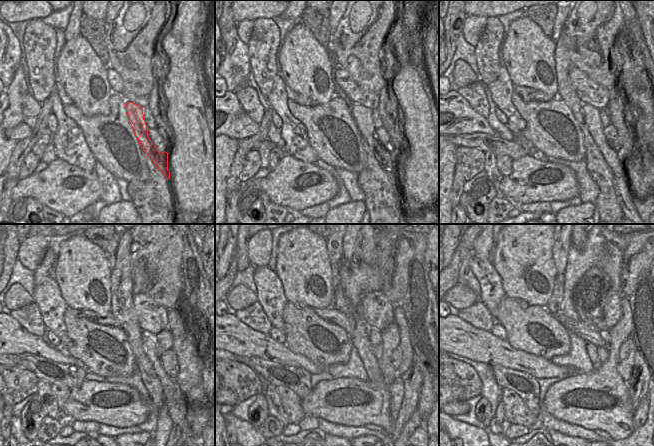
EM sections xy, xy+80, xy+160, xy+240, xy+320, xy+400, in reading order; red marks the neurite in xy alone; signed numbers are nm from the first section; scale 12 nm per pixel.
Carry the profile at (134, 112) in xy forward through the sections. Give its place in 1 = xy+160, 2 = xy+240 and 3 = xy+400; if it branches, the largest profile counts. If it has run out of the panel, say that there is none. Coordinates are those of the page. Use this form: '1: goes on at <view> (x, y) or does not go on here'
1: goes on at xy+160 (620, 182)
2: goes on at xy+240 (176, 408)
3: goes on at xy+400 (604, 334)

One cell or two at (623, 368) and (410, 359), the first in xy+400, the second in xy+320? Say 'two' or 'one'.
one

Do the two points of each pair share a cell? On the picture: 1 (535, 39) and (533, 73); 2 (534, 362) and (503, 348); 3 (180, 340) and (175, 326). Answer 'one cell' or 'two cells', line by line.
1: one cell
2: one cell
3: one cell

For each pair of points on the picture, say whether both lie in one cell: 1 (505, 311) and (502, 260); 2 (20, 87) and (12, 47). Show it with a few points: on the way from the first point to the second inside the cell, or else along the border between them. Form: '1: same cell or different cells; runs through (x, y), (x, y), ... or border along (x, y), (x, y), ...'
1: different cells; border along (506, 295), (516, 299)
2: different cells; border along (19, 65), (10, 83)

